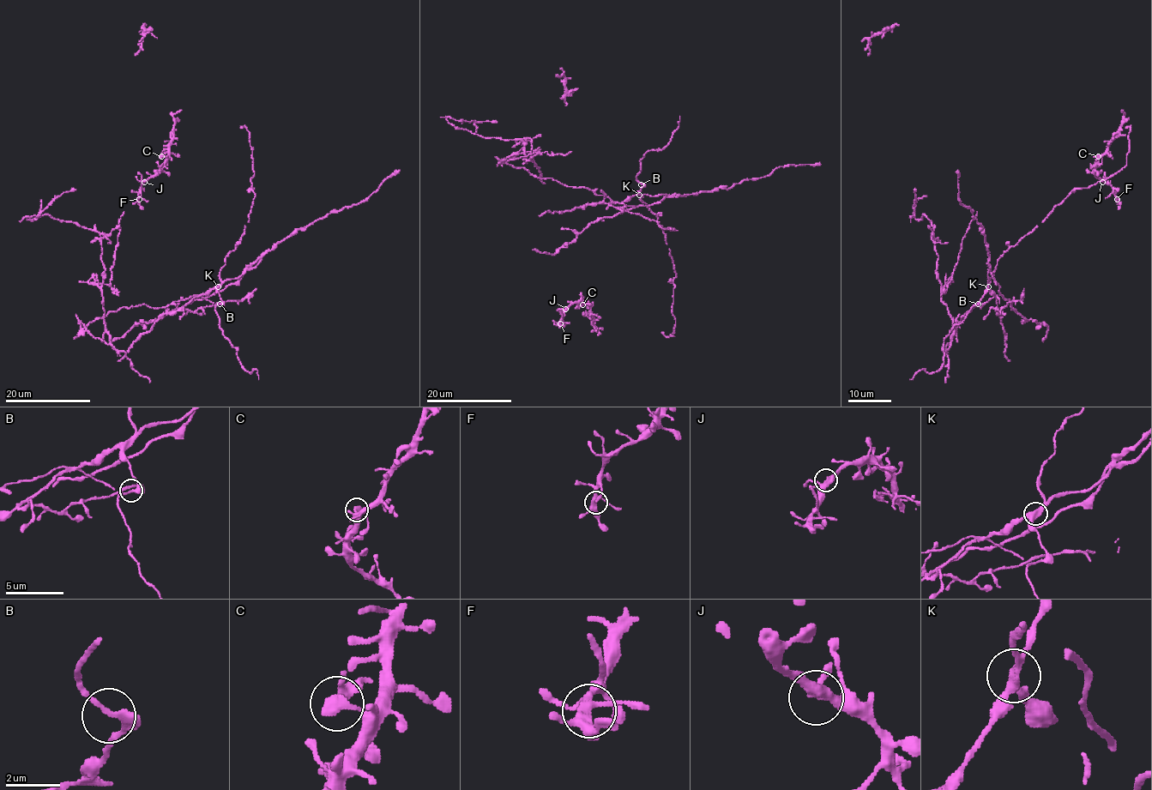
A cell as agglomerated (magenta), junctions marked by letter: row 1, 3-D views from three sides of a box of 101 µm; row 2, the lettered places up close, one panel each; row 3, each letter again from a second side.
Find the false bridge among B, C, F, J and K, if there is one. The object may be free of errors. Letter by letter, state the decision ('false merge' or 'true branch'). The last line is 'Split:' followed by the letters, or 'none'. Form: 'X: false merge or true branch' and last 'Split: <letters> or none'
B: true branch
C: true branch
F: true branch
J: true branch
K: false merge
Split: K

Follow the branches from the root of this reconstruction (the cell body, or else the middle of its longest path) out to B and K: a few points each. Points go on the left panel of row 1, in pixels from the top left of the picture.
B: (119, 308), (141, 304), (163, 308), (195, 295), (208, 293), (214, 288), (220, 296), (220, 304)
K: (119, 308), (141, 304), (163, 308), (195, 295), (208, 293), (218, 286)

